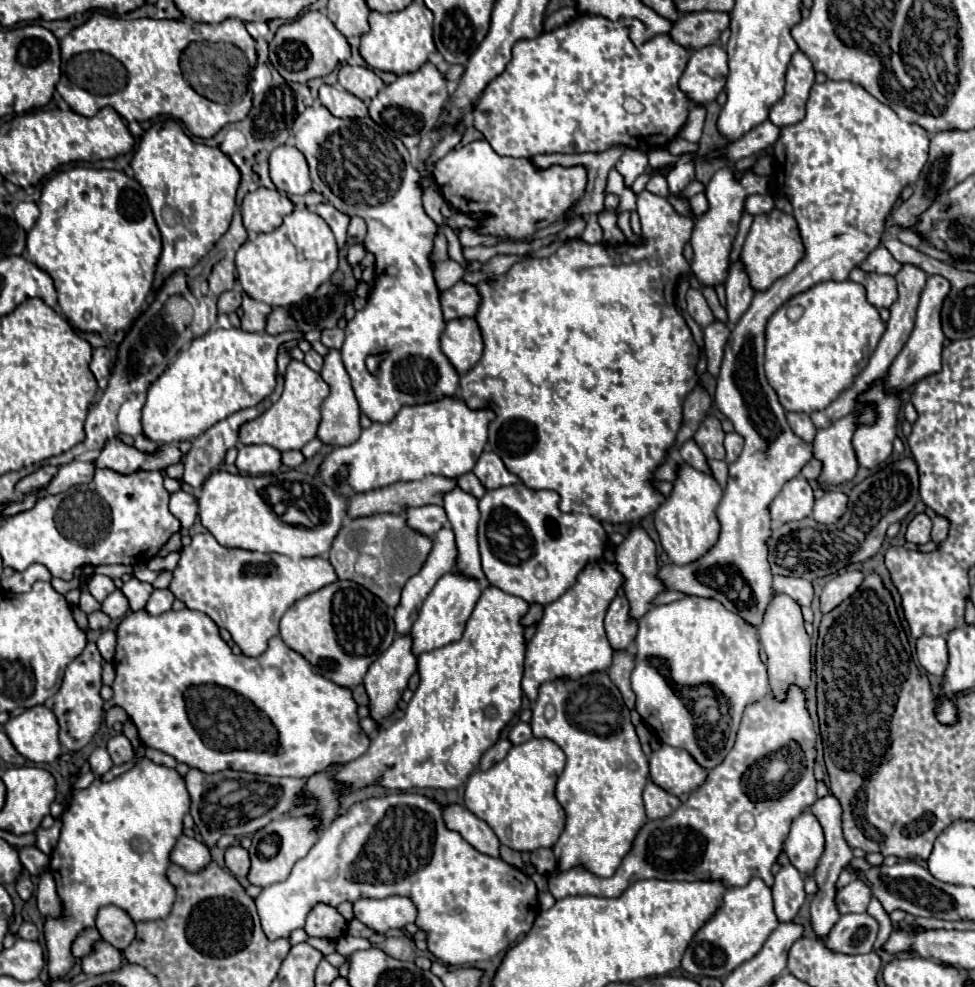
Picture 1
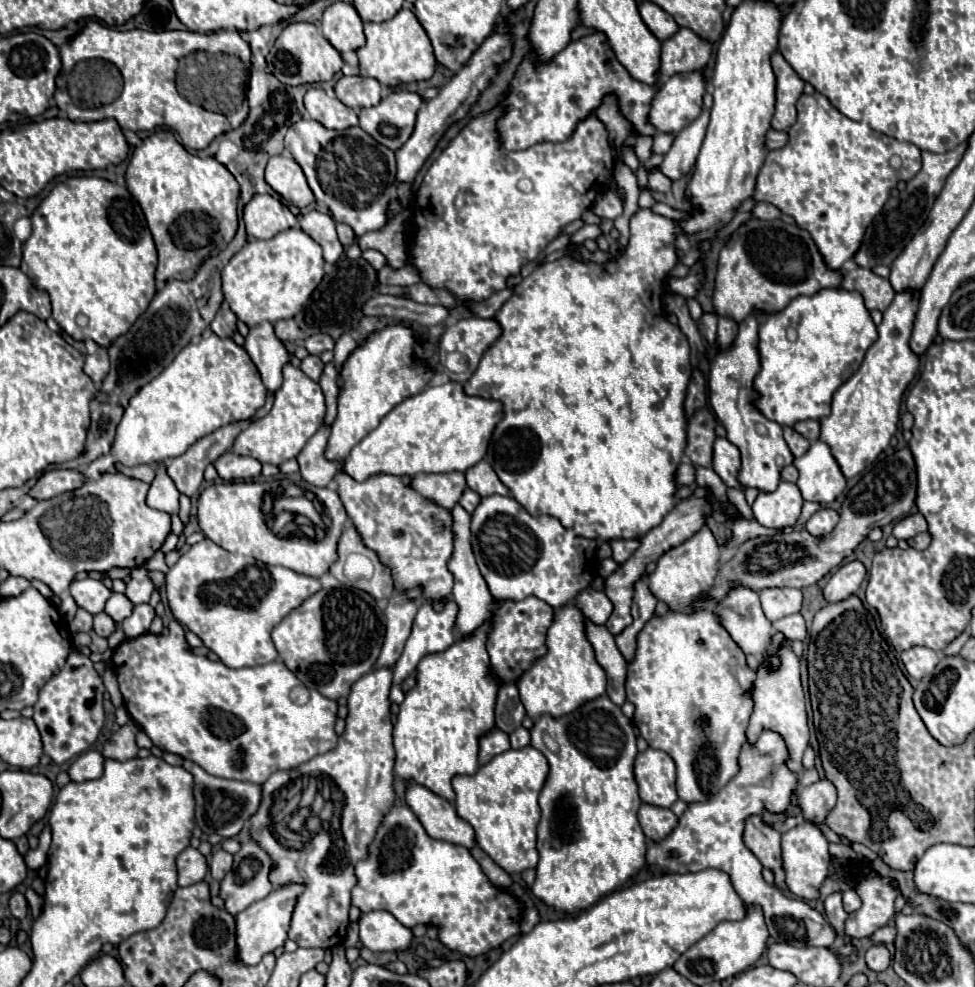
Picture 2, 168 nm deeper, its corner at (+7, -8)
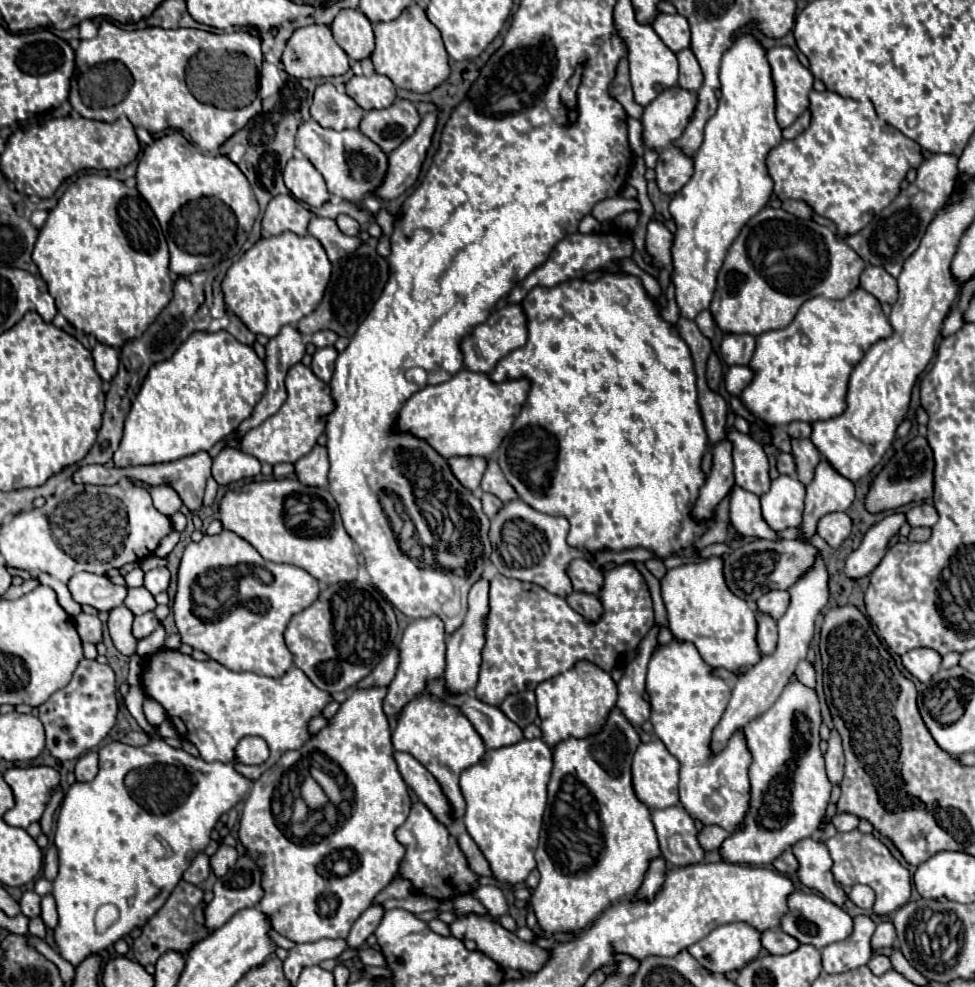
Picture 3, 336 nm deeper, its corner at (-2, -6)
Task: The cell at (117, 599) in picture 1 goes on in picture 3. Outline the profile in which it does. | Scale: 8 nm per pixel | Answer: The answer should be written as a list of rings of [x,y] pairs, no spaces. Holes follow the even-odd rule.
[[[146,587],[128,589],[128,597],[126,597],[124,605],[126,605],[134,615],[144,615],[146,611],[154,611],[154,609],[156,609],[156,601],[154,601],[154,597],[150,595],[150,591],[146,591]]]

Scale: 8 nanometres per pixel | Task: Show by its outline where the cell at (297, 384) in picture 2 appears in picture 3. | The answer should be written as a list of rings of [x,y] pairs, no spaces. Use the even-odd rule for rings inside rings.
[[[296,363],[294,367],[290,367],[286,375],[286,391],[288,391],[288,397],[280,407],[280,411],[268,417],[262,425],[250,429],[240,443],[240,449],[256,457],[260,463],[270,463],[270,465],[284,463],[284,461],[294,463],[300,457],[304,457],[316,445],[318,437],[324,433],[324,423],[320,417],[334,409],[330,387],[324,381],[320,381],[310,367],[302,363]]]

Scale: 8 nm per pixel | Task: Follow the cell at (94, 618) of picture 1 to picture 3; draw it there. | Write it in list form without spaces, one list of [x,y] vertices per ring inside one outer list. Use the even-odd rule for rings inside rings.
[[[126,605],[114,607],[110,611],[110,619],[108,619],[108,629],[112,635],[112,641],[116,645],[116,649],[124,655],[132,655],[136,653],[136,639],[132,635],[132,611]]]

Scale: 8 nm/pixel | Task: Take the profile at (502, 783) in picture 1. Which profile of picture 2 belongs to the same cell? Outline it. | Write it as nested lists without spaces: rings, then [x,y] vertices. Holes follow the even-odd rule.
[[[531,745],[523,749],[509,749],[497,757],[493,757],[487,765],[481,765],[475,775],[459,775],[453,779],[453,789],[457,793],[455,809],[461,819],[471,823],[475,829],[477,845],[507,873],[519,873],[529,867],[537,867],[539,853],[537,853],[537,823],[541,817],[537,797],[545,785],[545,779],[549,775],[549,761],[547,757],[533,749]]]

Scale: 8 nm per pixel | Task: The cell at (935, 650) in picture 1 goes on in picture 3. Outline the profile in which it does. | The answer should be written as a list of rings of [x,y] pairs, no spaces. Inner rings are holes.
[[[924,647],[912,649],[906,655],[902,655],[902,665],[910,671],[910,675],[920,679],[922,683],[926,683],[940,669],[940,661],[942,657],[934,649]]]

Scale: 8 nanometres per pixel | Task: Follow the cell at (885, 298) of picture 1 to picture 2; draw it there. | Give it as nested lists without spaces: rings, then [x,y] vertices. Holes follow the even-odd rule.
[[[857,267],[857,269],[851,269],[849,273],[845,273],[841,287],[847,291],[851,291],[851,289],[859,291],[863,295],[865,307],[869,311],[873,311],[873,309],[885,311],[895,297],[895,291],[887,279],[877,277],[871,269],[863,269],[863,267]]]

